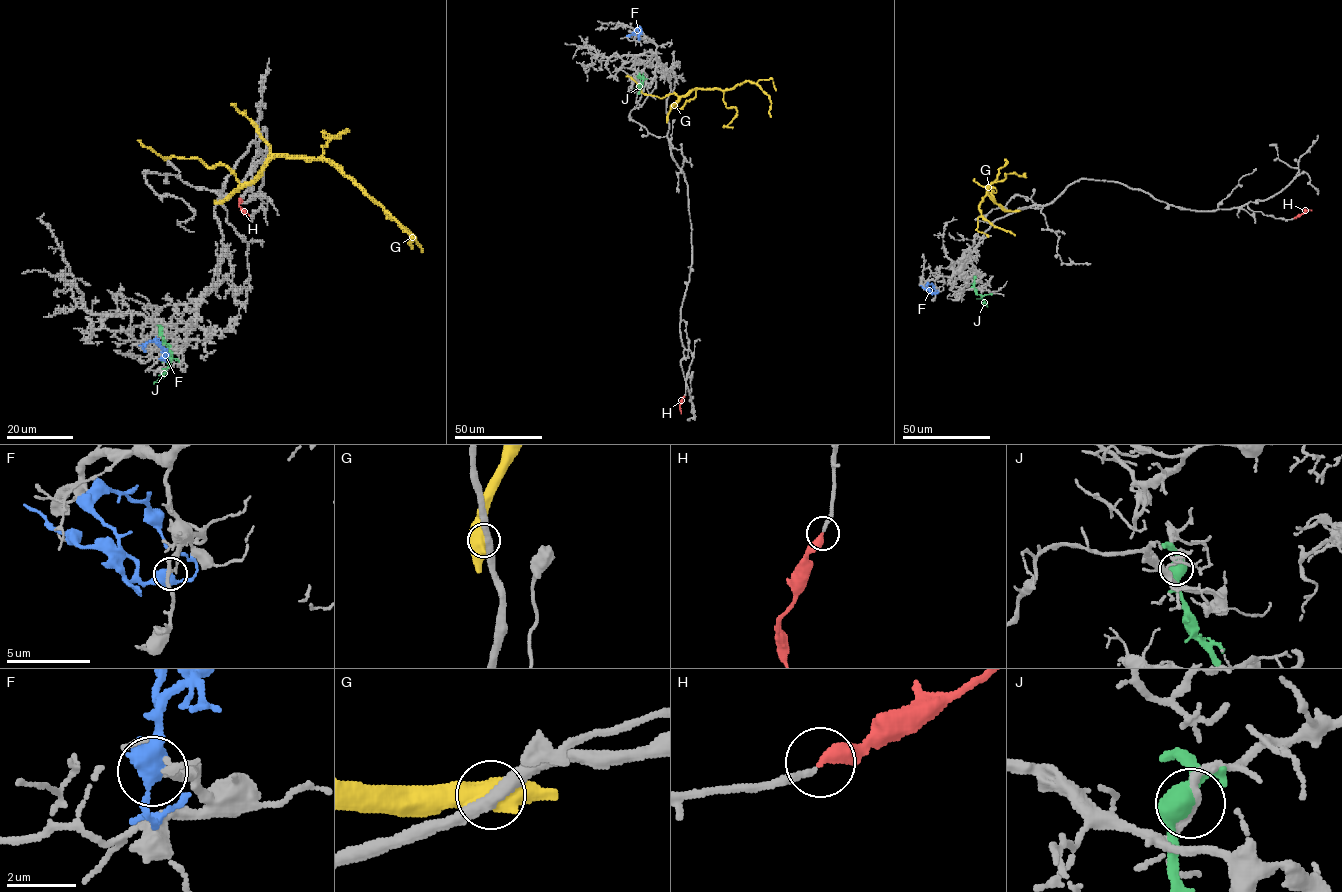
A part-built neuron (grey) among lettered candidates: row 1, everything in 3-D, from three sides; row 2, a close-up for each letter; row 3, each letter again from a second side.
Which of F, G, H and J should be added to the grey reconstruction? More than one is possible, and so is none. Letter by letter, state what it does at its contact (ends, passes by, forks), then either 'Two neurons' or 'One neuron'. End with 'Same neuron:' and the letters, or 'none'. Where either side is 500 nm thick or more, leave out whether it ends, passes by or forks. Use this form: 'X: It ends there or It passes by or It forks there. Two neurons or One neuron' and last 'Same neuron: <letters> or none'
F: Two neurons
G: Two neurons
H: It ends there. One neuron
J: It forks there. Two neurons
Same neuron: H

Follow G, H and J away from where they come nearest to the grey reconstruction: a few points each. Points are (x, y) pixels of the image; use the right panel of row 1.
G: (1017, 211), (1005, 211), (994, 201), (986, 187), (979, 207), (980, 214), (994, 227), (1015, 235)
H: (1294, 218), (1312, 210)
J: (975, 278), (975, 291), (988, 306)

